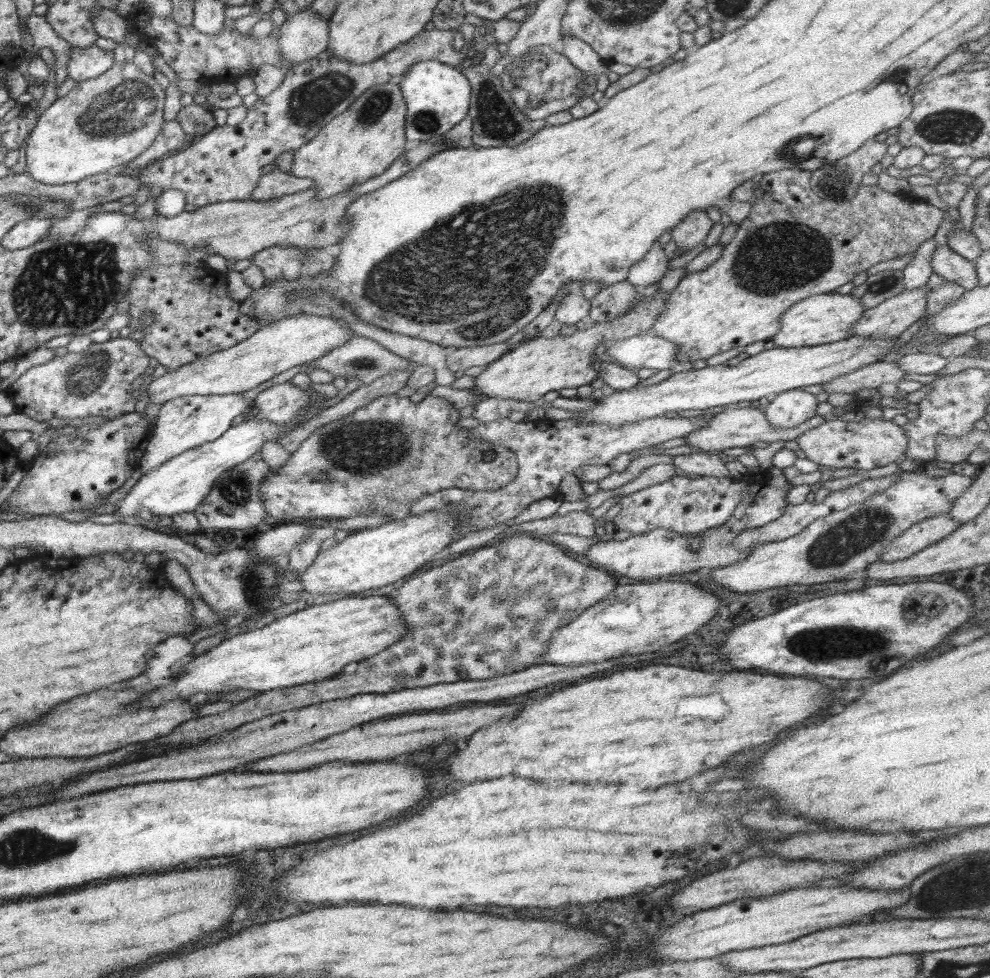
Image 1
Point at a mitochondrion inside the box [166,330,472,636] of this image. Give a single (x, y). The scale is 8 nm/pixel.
(367, 448)

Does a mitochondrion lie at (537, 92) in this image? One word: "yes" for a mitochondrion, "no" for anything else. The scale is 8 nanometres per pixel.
yes

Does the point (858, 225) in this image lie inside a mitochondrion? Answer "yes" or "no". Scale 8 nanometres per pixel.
no

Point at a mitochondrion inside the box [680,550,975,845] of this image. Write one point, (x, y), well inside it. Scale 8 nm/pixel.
(836, 642)

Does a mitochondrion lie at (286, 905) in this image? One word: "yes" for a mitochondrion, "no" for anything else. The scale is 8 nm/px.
no

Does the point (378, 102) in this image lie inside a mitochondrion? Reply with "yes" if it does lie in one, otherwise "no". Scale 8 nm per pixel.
yes

